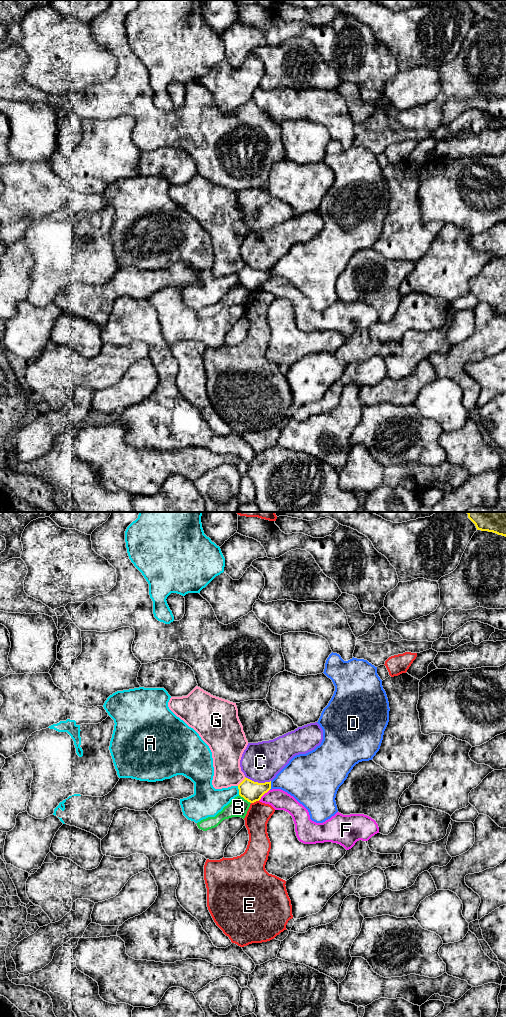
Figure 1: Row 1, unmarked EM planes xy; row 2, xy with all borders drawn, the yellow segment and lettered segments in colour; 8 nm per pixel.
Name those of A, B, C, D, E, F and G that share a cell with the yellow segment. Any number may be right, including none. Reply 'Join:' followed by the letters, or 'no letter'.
Join: no letter

